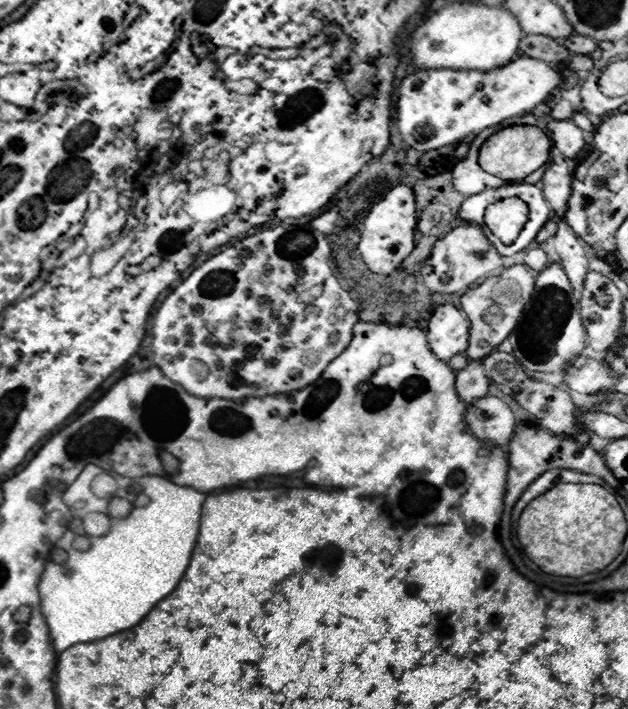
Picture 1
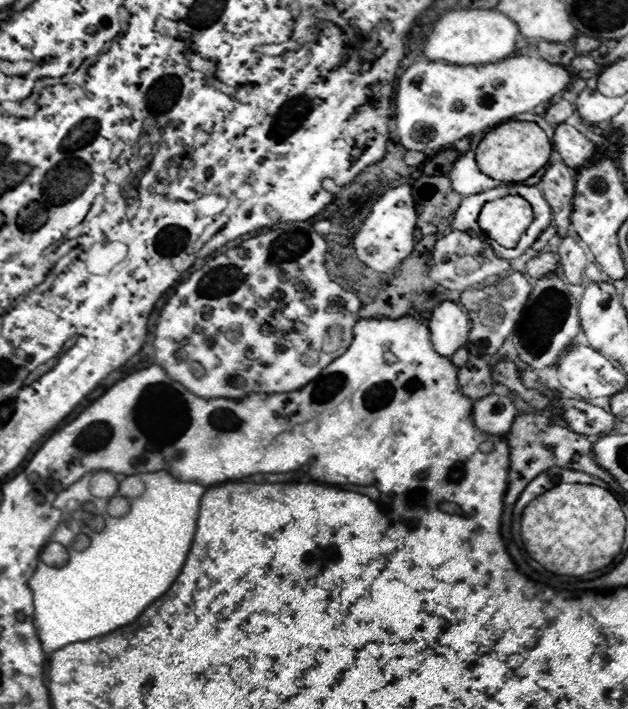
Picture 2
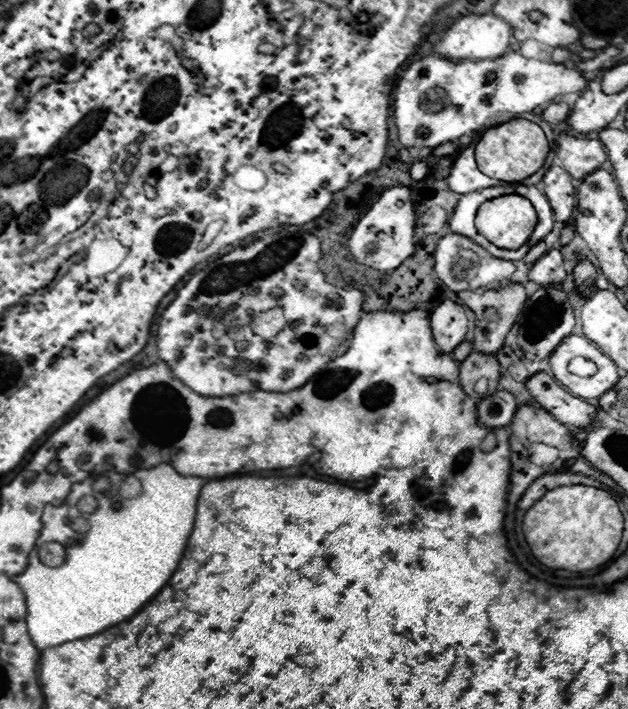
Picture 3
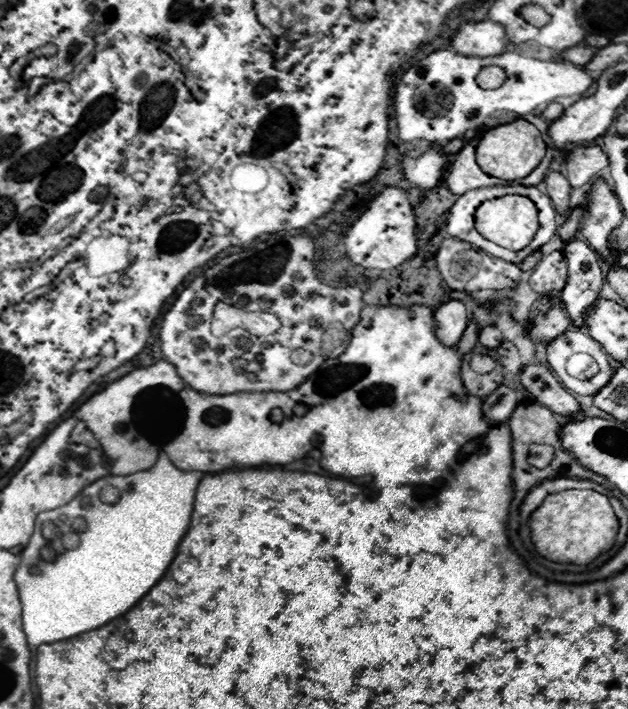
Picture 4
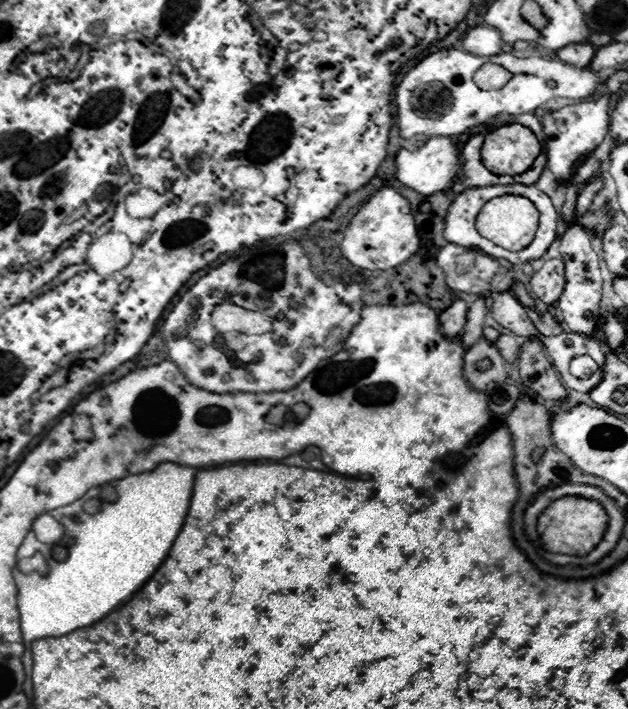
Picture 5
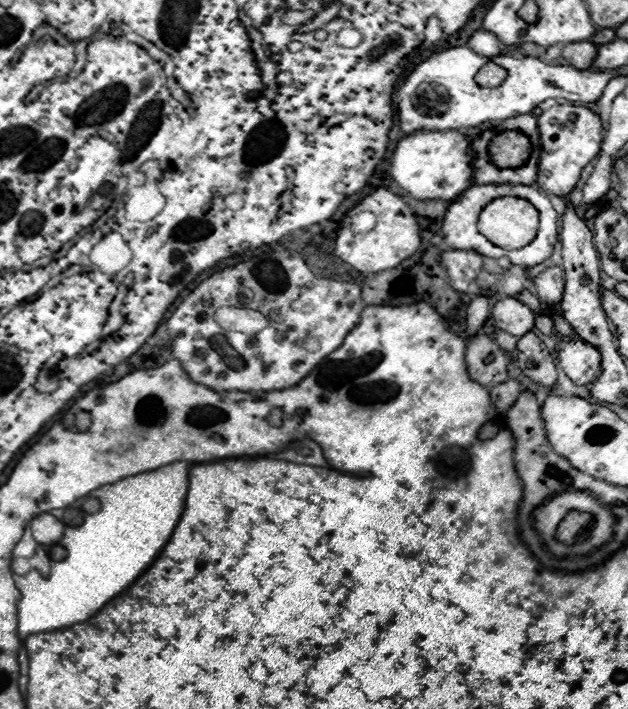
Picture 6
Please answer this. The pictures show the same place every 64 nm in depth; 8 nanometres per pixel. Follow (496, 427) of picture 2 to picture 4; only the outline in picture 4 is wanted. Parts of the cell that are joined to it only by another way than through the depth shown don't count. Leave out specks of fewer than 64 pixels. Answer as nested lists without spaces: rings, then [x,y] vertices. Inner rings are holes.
[[[500,386],[496,392],[492,392],[484,400],[482,412],[490,424],[500,424],[500,422],[506,422],[510,418],[510,414],[514,412],[516,406],[518,406],[516,392],[508,386]]]

